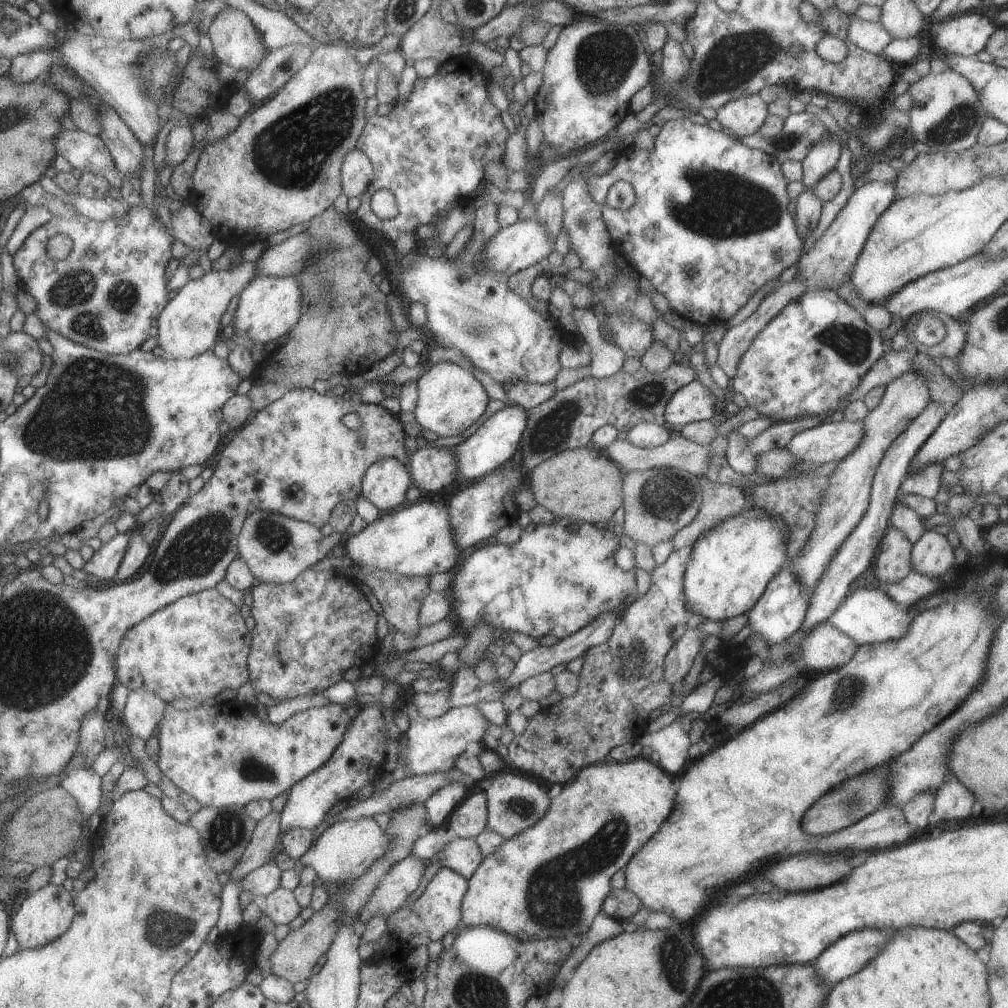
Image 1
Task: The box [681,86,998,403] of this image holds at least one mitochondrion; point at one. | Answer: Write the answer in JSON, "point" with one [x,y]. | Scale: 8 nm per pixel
{"point":[854,345]}

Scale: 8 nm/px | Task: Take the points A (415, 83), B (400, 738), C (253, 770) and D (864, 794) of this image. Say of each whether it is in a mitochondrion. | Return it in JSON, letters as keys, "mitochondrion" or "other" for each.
{"A":"other","B":"other","C":"mitochondrion","D":"mitochondrion"}

